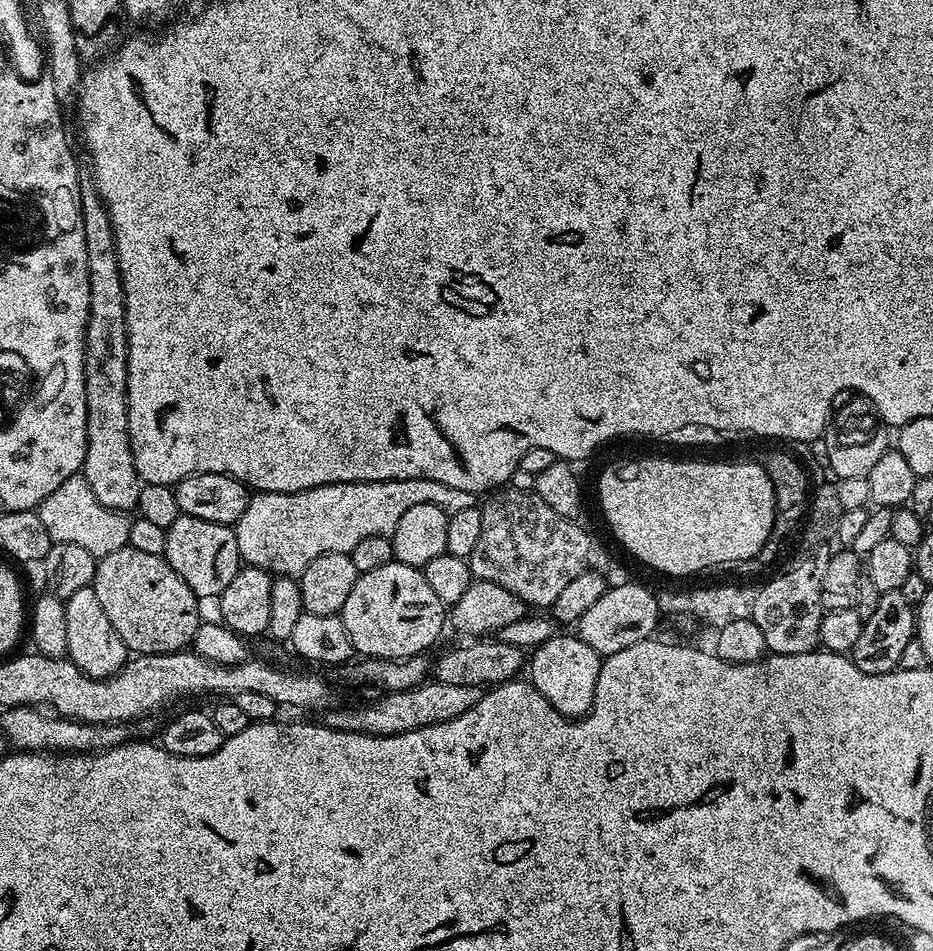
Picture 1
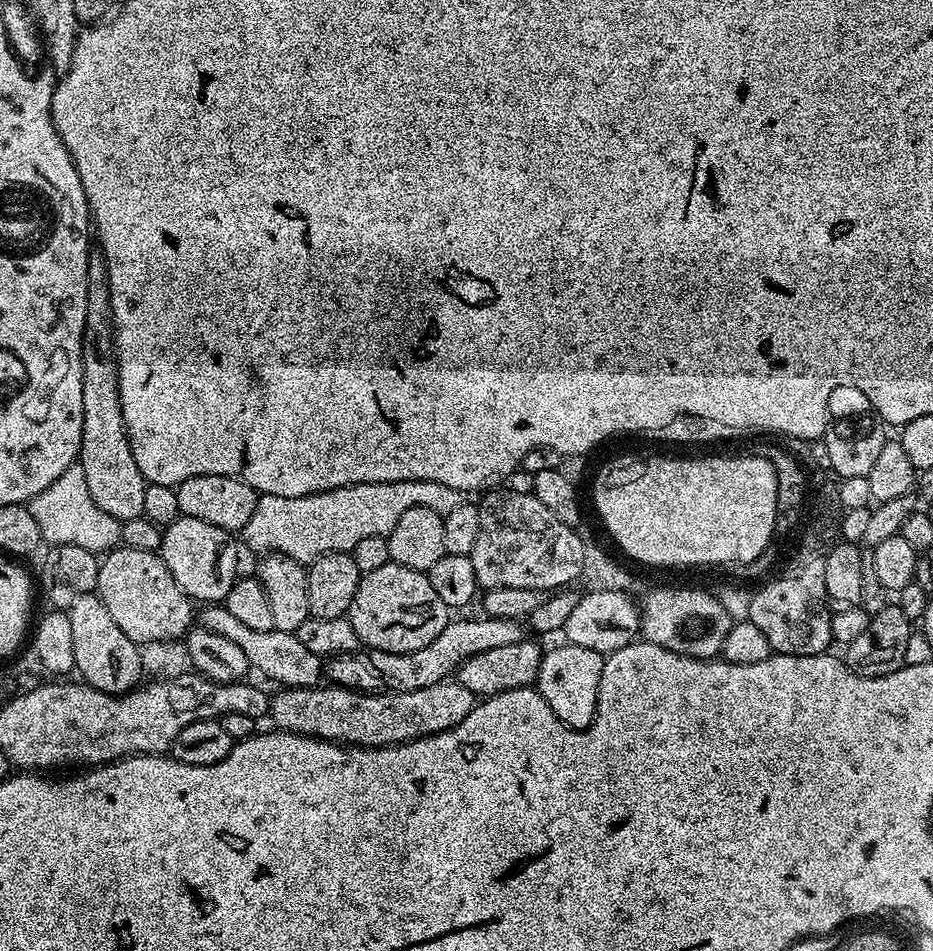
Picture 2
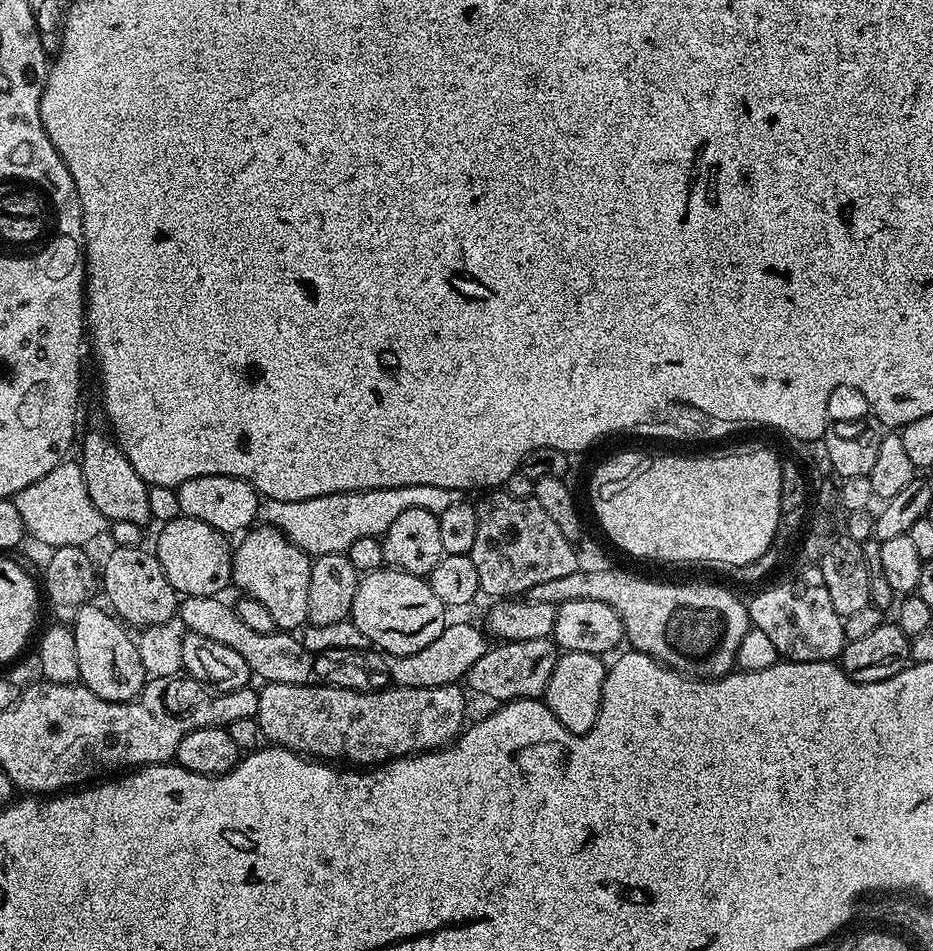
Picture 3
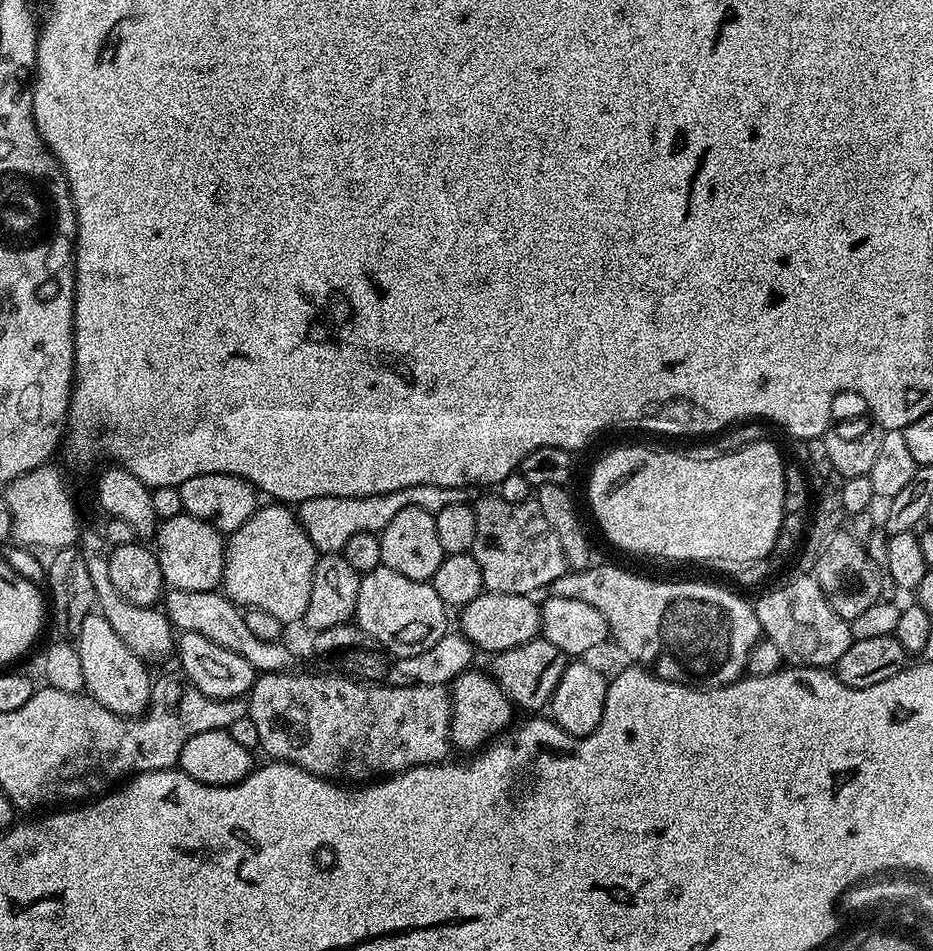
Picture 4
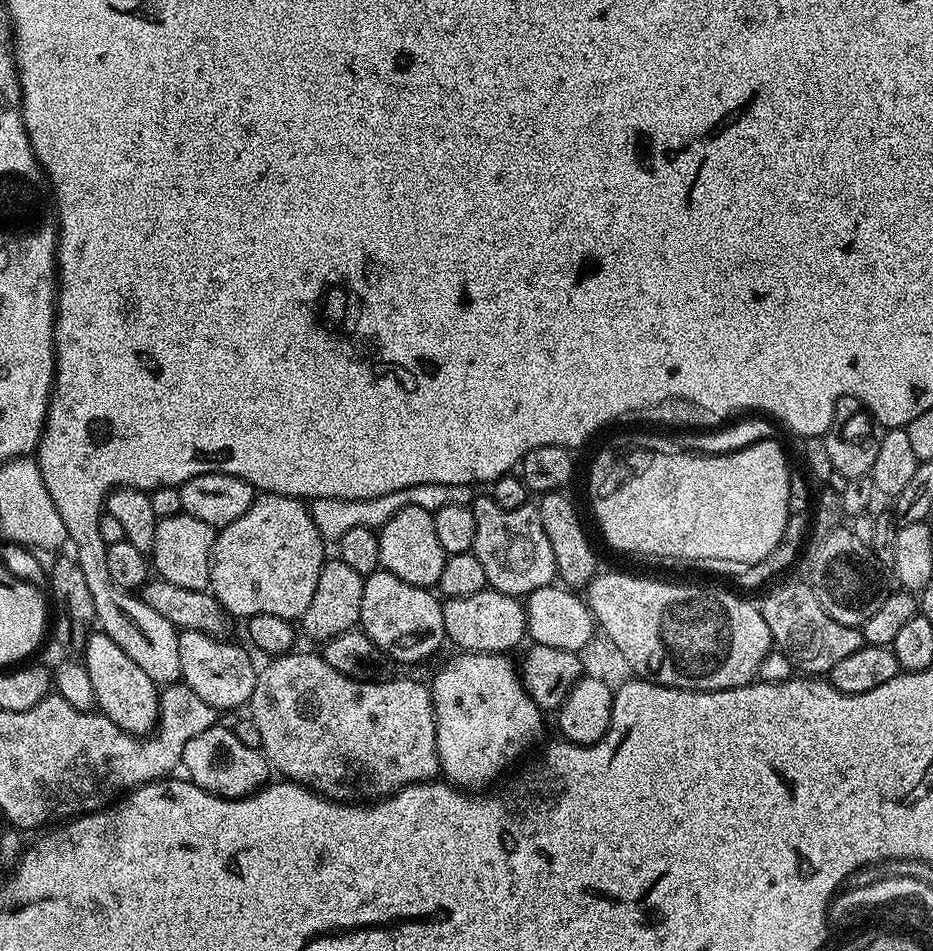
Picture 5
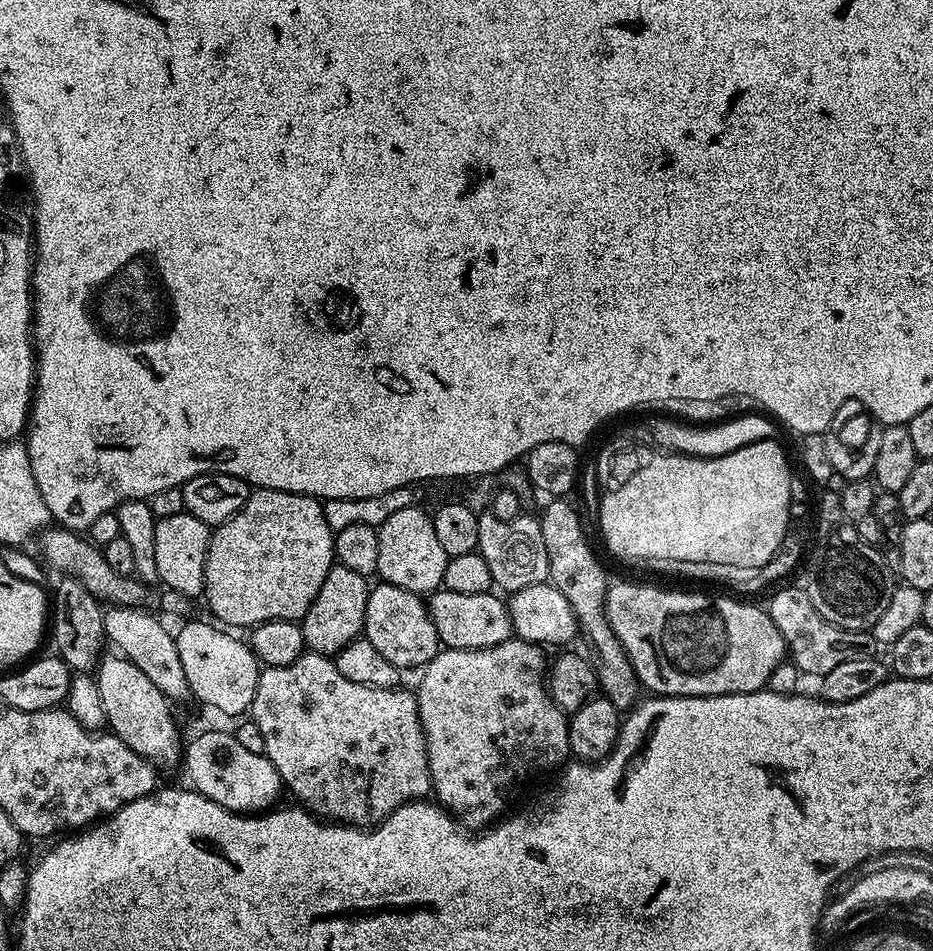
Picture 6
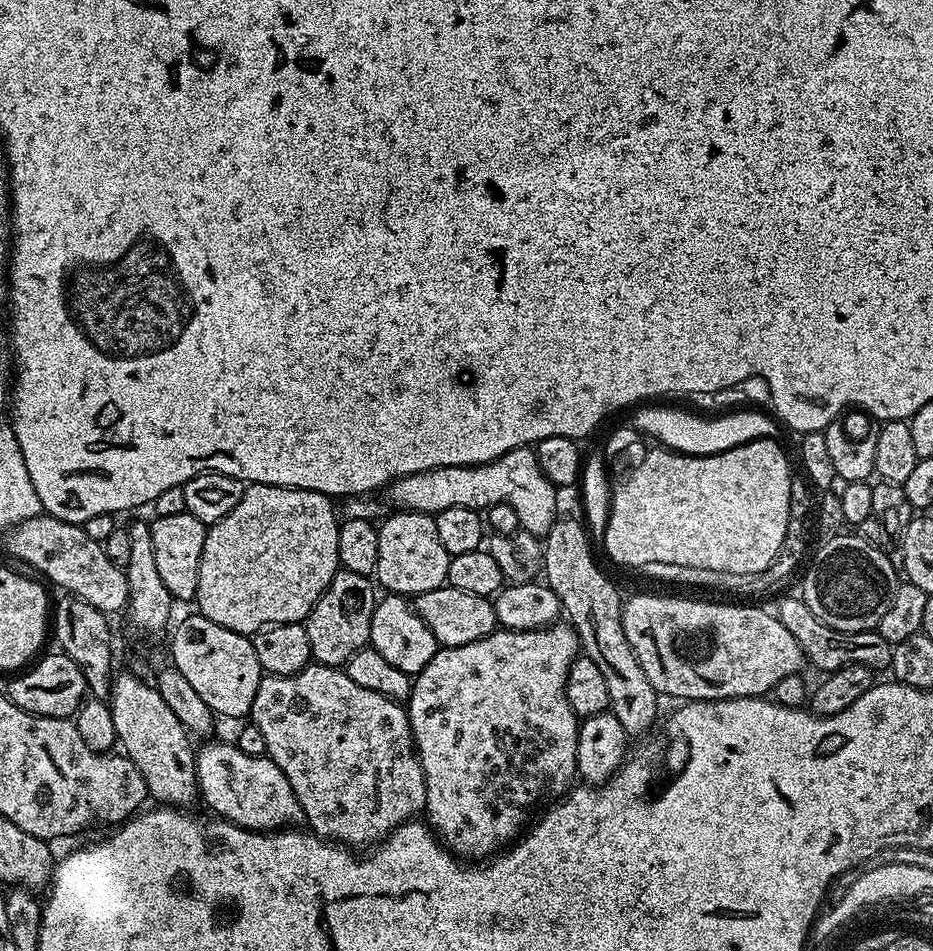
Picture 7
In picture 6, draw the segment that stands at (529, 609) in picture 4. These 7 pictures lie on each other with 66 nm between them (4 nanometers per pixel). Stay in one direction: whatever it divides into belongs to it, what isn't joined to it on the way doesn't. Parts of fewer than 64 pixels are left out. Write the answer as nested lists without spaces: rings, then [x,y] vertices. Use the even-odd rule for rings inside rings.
[[[437,590],[427,597],[428,613],[438,630],[444,648],[478,650],[498,646],[513,639],[508,605],[503,599],[499,600],[494,593],[496,592],[489,590],[482,594],[454,594]]]

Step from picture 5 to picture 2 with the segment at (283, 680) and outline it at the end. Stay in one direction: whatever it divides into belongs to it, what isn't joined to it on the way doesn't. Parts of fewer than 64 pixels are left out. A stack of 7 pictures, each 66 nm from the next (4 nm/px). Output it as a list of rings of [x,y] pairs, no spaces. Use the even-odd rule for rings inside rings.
[[[454,678],[405,693],[381,691],[353,692],[350,688],[335,686],[284,688],[277,691],[280,692],[277,696],[271,697],[270,720],[281,732],[314,736],[317,740],[331,740],[341,746],[385,748],[450,730],[458,726],[458,722],[462,722],[478,703],[478,697]]]

